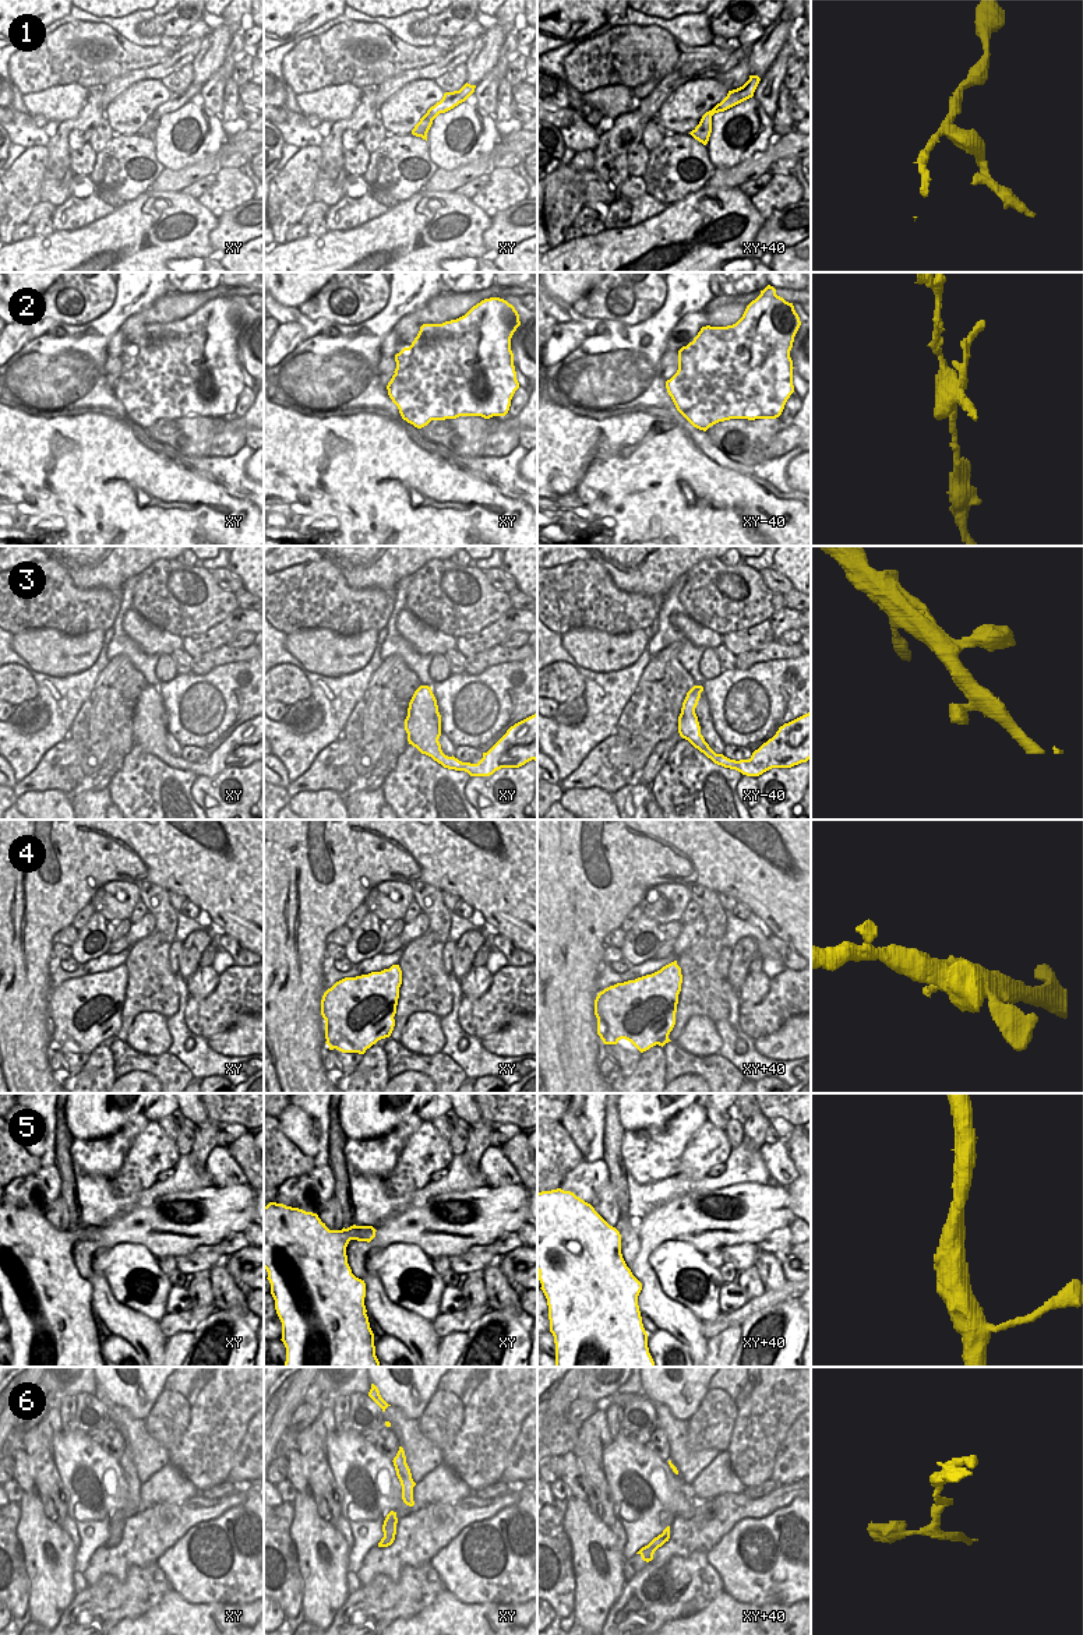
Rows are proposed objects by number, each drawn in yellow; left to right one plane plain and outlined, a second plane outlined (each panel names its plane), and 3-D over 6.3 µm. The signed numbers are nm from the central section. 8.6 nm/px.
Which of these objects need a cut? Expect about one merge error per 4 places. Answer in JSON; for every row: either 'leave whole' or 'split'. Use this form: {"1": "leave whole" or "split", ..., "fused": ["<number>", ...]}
{"1": "split", "2": "split", "3": "leave whole", "4": "leave whole", "5": "leave whole", "6": "leave whole", "fused": ["1", "2"]}

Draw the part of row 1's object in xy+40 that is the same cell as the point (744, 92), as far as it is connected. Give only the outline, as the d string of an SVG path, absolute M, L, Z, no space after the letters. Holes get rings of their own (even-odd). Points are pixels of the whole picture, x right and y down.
M749 75L749 80L742 87L729 91L727 96L713 108L715 113L724 112L752 98L759 81L758 75Z

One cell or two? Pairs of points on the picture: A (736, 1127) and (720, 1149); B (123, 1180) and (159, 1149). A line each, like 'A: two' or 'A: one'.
A: two
B: one

